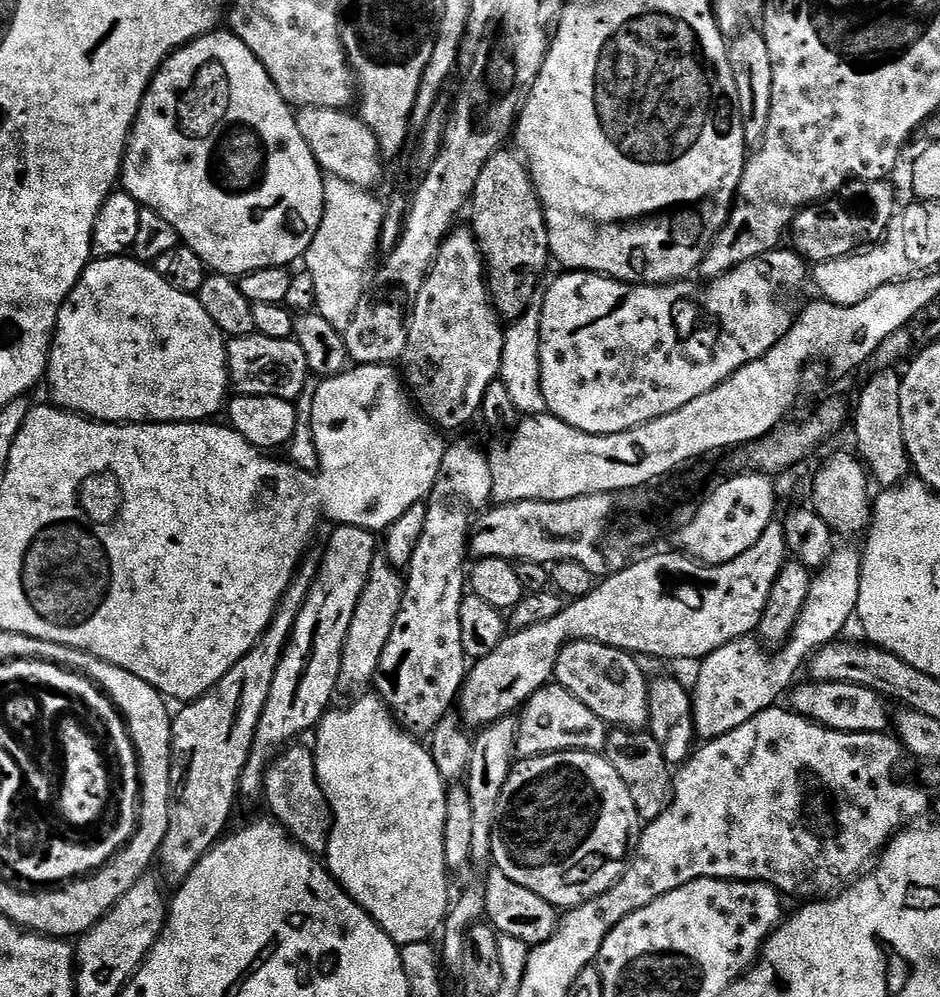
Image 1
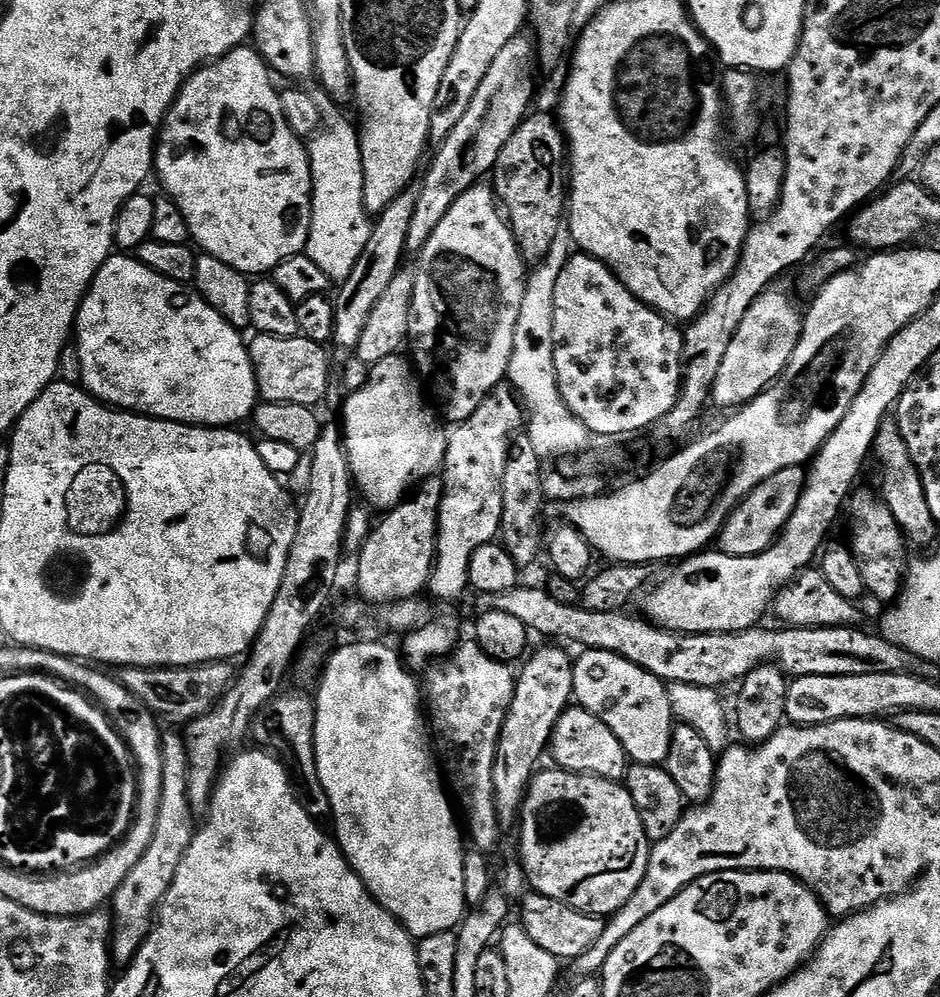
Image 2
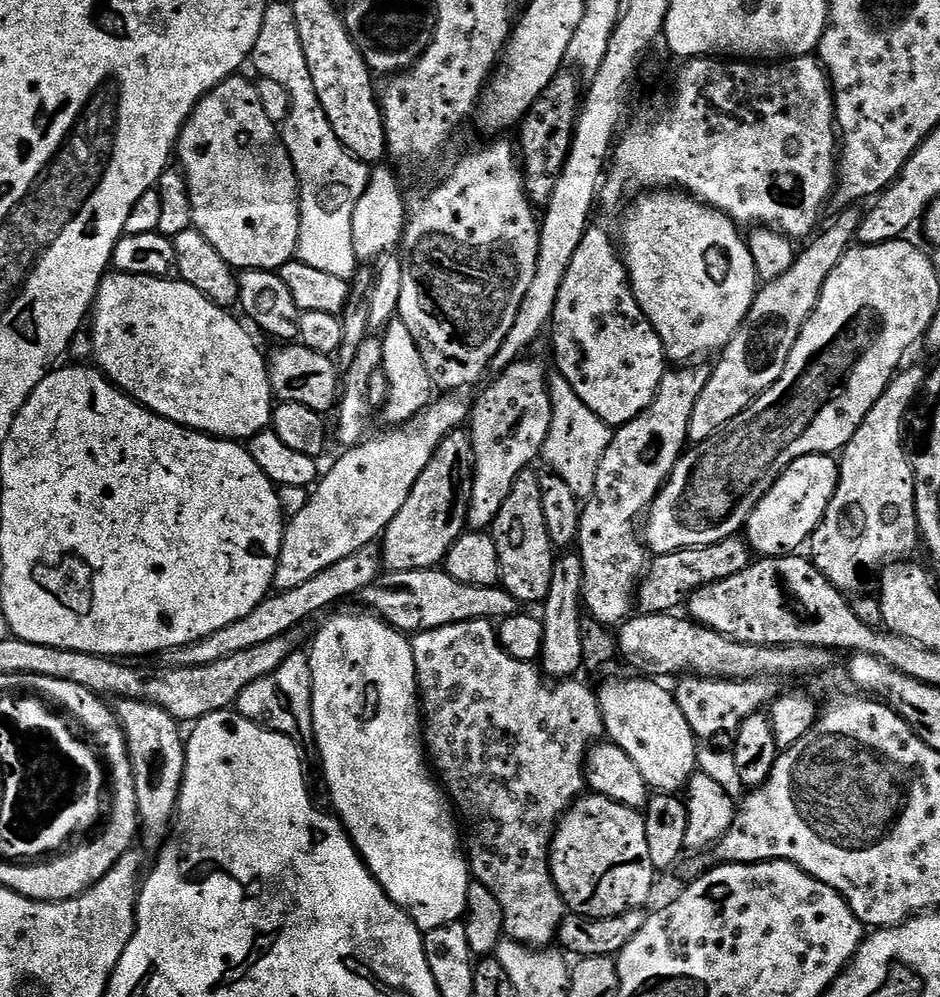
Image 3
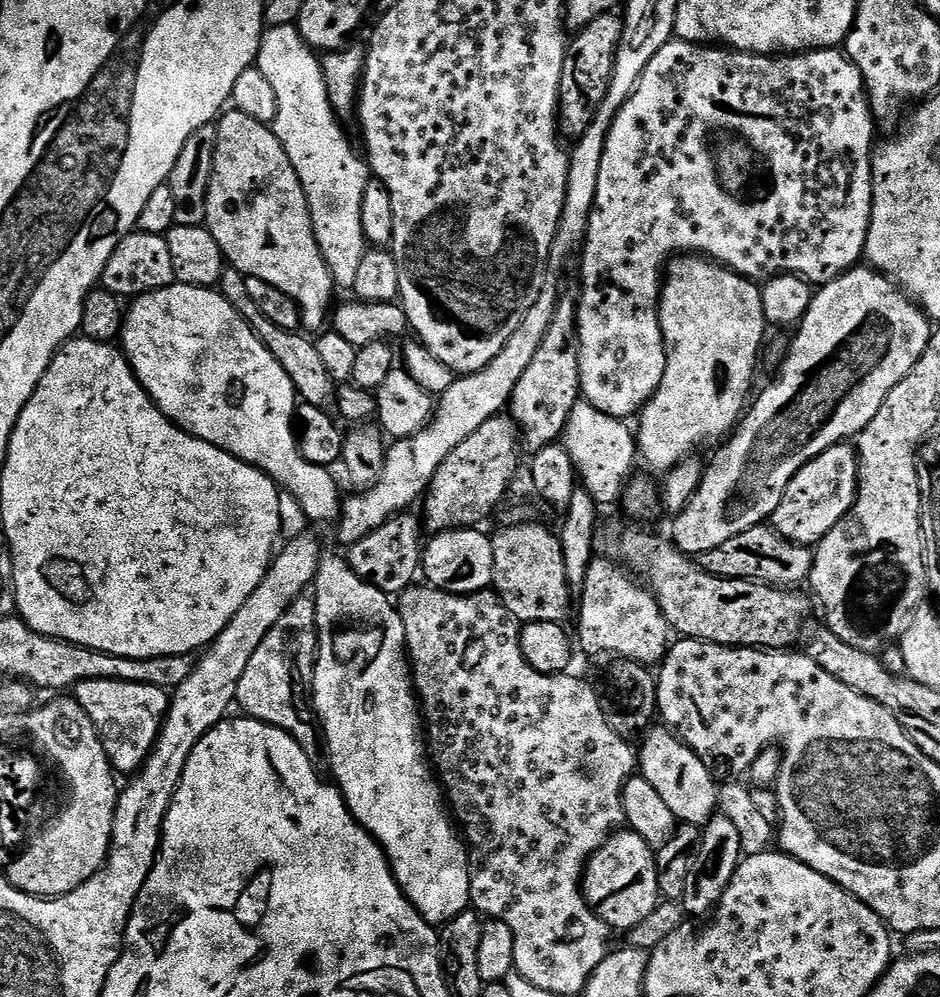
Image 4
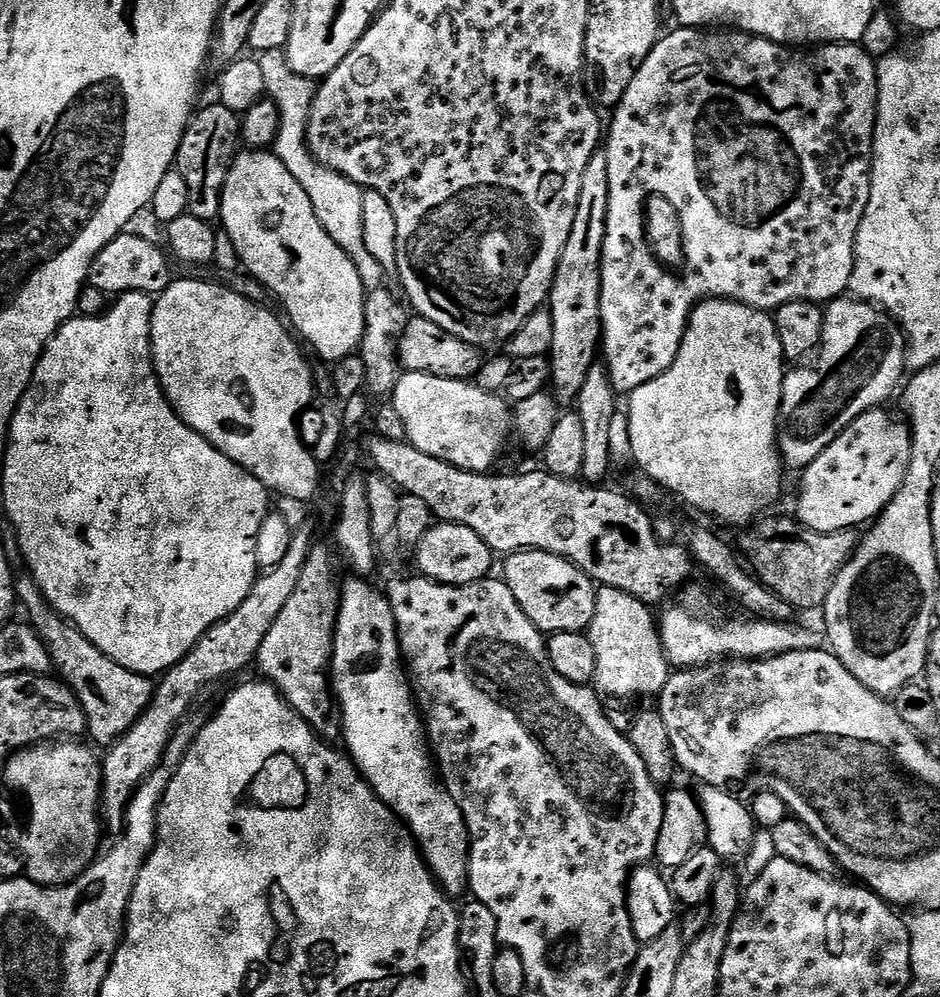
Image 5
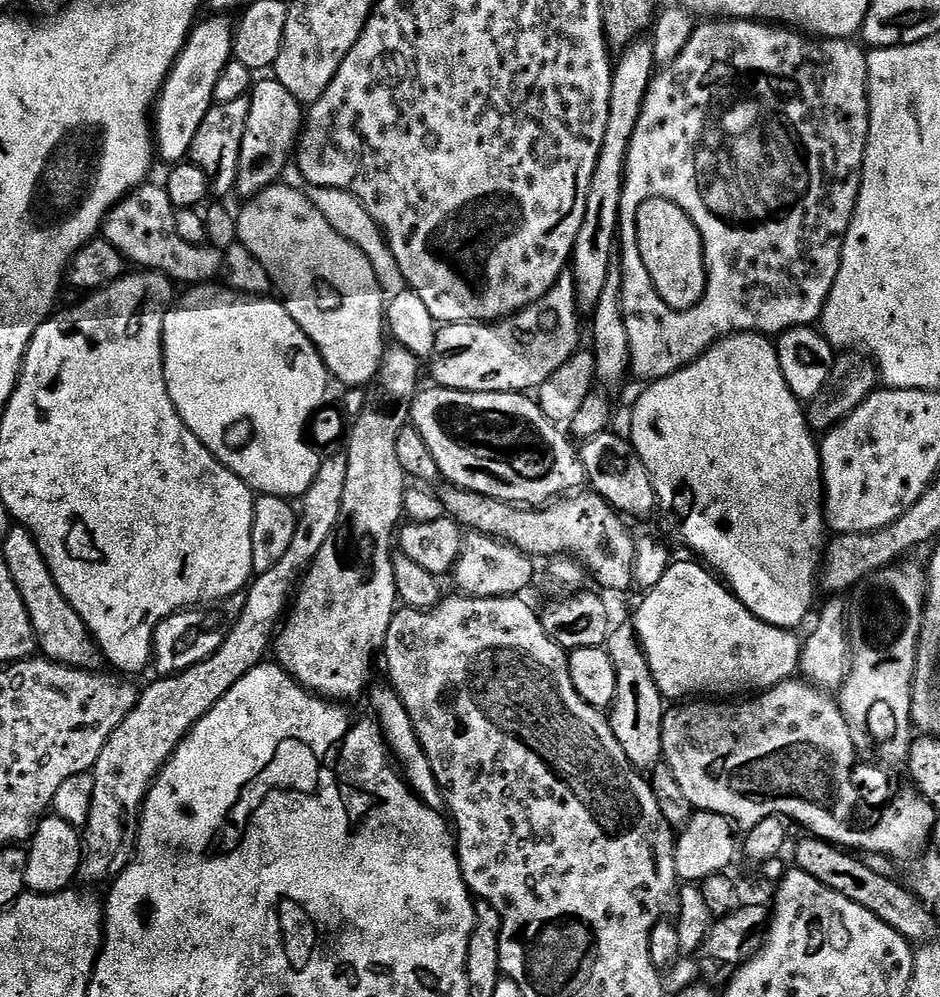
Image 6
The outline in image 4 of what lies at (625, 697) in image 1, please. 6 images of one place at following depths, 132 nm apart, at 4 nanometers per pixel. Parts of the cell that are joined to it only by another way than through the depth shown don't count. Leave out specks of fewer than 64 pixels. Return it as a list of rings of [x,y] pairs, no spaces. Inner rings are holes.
[[[651,727],[641,744],[642,750],[639,749],[638,752],[640,774],[661,795],[677,821],[697,826],[707,824],[719,807],[720,788],[713,780],[715,777],[712,770],[705,766],[692,748],[686,746],[684,741],[667,727]]]

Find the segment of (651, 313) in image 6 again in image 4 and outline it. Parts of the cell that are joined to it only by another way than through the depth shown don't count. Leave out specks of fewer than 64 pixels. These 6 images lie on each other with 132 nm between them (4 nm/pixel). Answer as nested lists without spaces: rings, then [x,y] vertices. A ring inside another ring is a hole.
[[[675,38],[662,46],[662,50],[650,58],[650,66],[646,66],[639,86],[614,118],[602,154],[602,167],[598,169],[596,201],[582,245],[584,257],[580,260],[580,296],[576,306],[583,399],[602,414],[624,420],[628,416],[635,417],[658,390],[666,370],[666,350],[660,325],[662,277],[670,258],[683,253],[687,244],[692,247],[689,249],[693,253],[703,254],[753,282],[763,282],[777,274],[789,274],[802,276],[809,283],[823,286],[855,267],[863,257],[872,217],[874,126],[876,120],[869,106],[868,94],[864,91],[862,74],[843,51],[813,50],[760,56],[756,52],[737,52],[727,46],[692,44],[689,40]]]

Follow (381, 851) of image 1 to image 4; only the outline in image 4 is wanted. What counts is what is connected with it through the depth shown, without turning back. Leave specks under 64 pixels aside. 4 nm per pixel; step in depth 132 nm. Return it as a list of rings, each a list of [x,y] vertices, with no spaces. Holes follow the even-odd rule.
[[[328,551],[320,557],[315,588],[318,659],[312,683],[312,703],[320,717],[322,740],[326,745],[326,756],[332,759],[335,783],[356,821],[388,855],[404,897],[428,924],[443,926],[469,907],[472,870],[468,863],[469,849],[446,807],[442,785],[426,755],[422,709],[414,691],[400,609],[386,593],[354,574],[343,555],[335,556]]]

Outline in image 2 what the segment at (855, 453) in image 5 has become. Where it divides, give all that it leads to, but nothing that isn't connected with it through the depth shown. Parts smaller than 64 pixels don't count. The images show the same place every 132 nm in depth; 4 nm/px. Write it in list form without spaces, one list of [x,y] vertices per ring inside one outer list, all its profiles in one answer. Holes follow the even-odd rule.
[[[803,467],[783,468],[759,484],[724,521],[724,528],[718,537],[719,551],[731,556],[757,556],[769,548],[798,506],[800,495],[804,492],[805,475]]]

